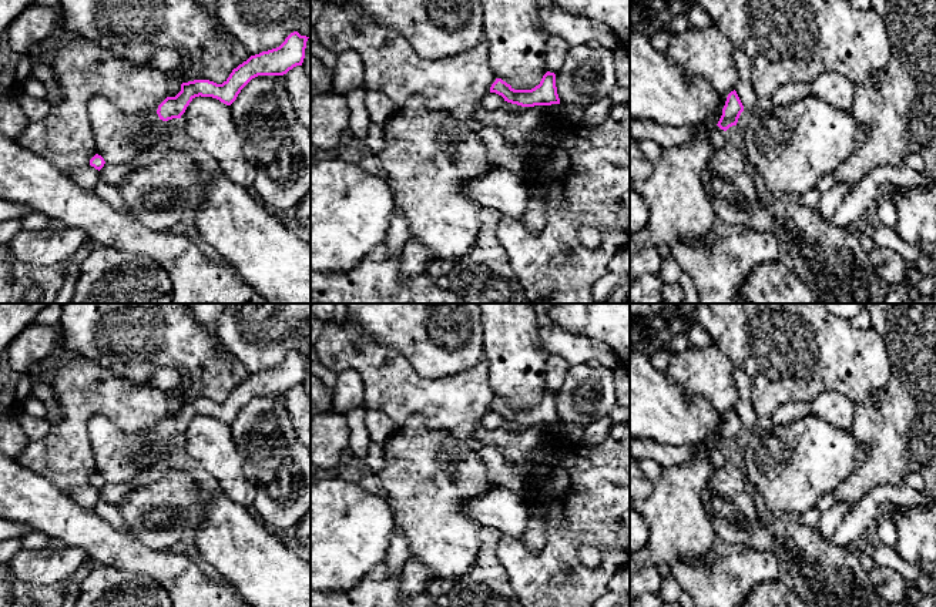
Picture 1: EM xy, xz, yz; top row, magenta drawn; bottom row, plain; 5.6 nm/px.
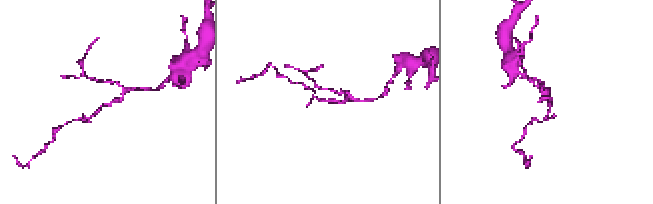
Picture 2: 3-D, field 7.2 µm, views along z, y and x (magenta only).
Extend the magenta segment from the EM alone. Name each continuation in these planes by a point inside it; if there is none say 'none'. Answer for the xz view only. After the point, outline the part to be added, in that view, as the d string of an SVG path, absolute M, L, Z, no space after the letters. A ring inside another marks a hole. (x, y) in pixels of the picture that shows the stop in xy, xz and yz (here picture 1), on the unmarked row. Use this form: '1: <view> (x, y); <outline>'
none

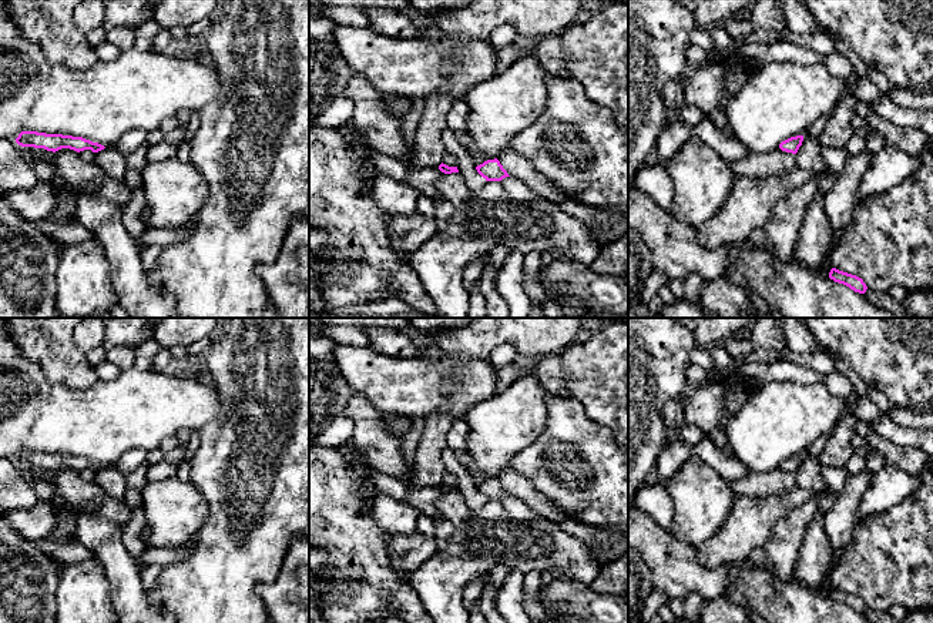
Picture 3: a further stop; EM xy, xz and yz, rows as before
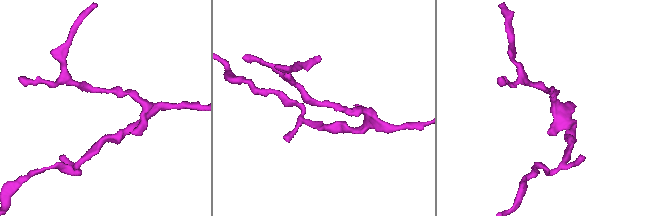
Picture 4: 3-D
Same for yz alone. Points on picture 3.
none

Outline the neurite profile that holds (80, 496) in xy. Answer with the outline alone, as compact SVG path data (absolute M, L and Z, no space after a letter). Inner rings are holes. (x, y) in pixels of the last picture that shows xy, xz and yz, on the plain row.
M74 469L56 470L53 483L57 496L74 513L90 513L107 519L123 530L131 519L131 509L124 499L110 498L95 482L85 482Z

